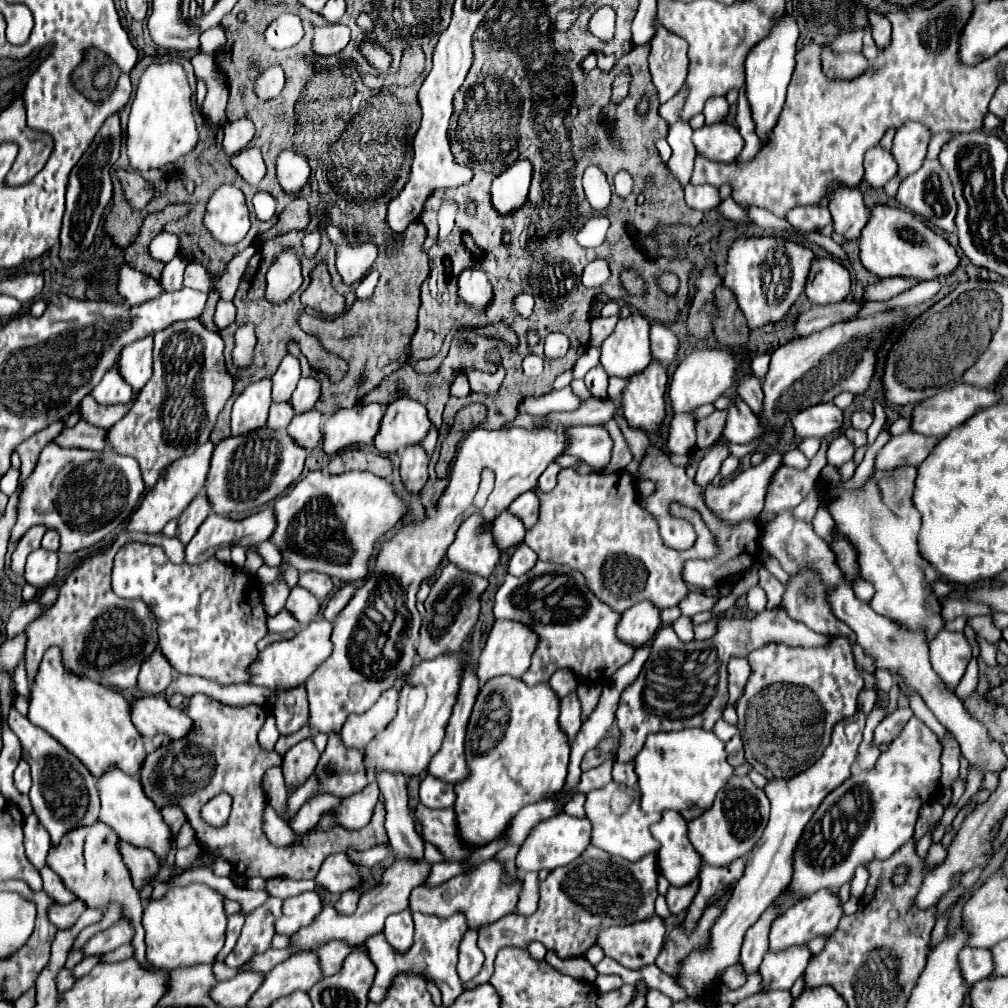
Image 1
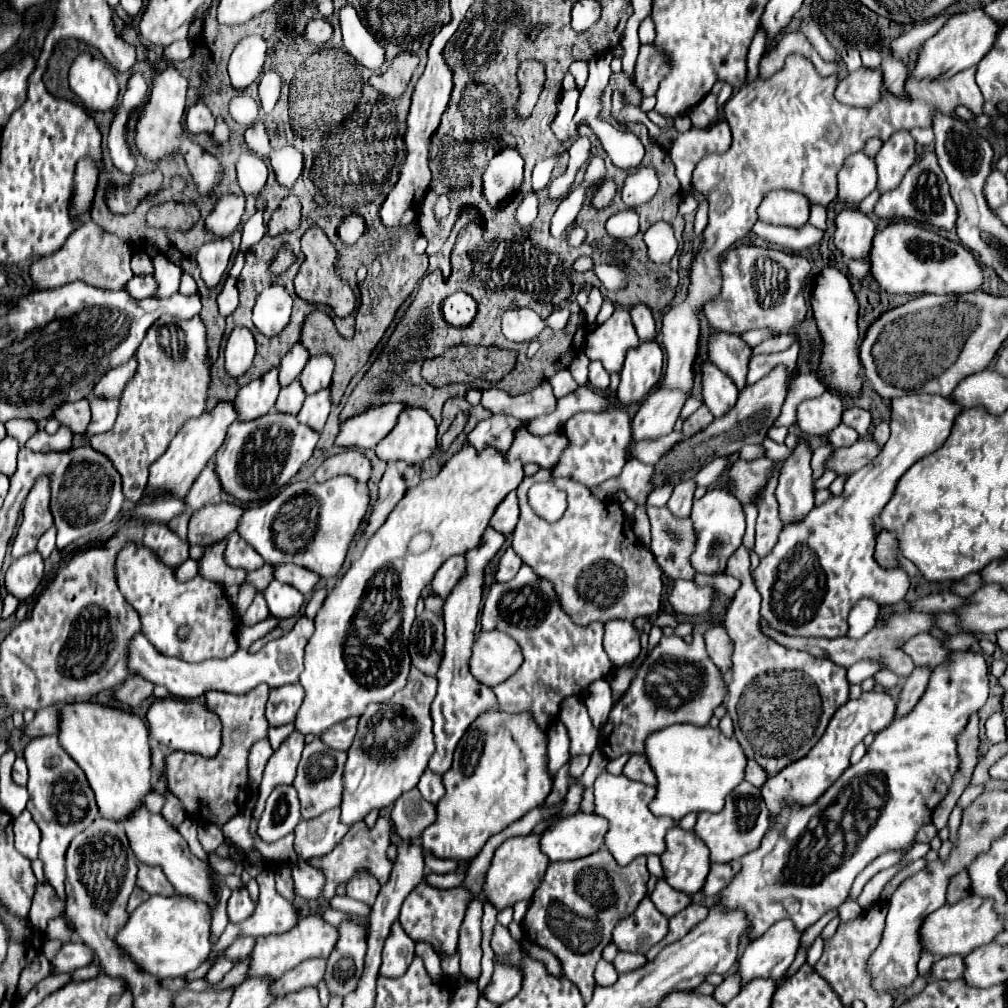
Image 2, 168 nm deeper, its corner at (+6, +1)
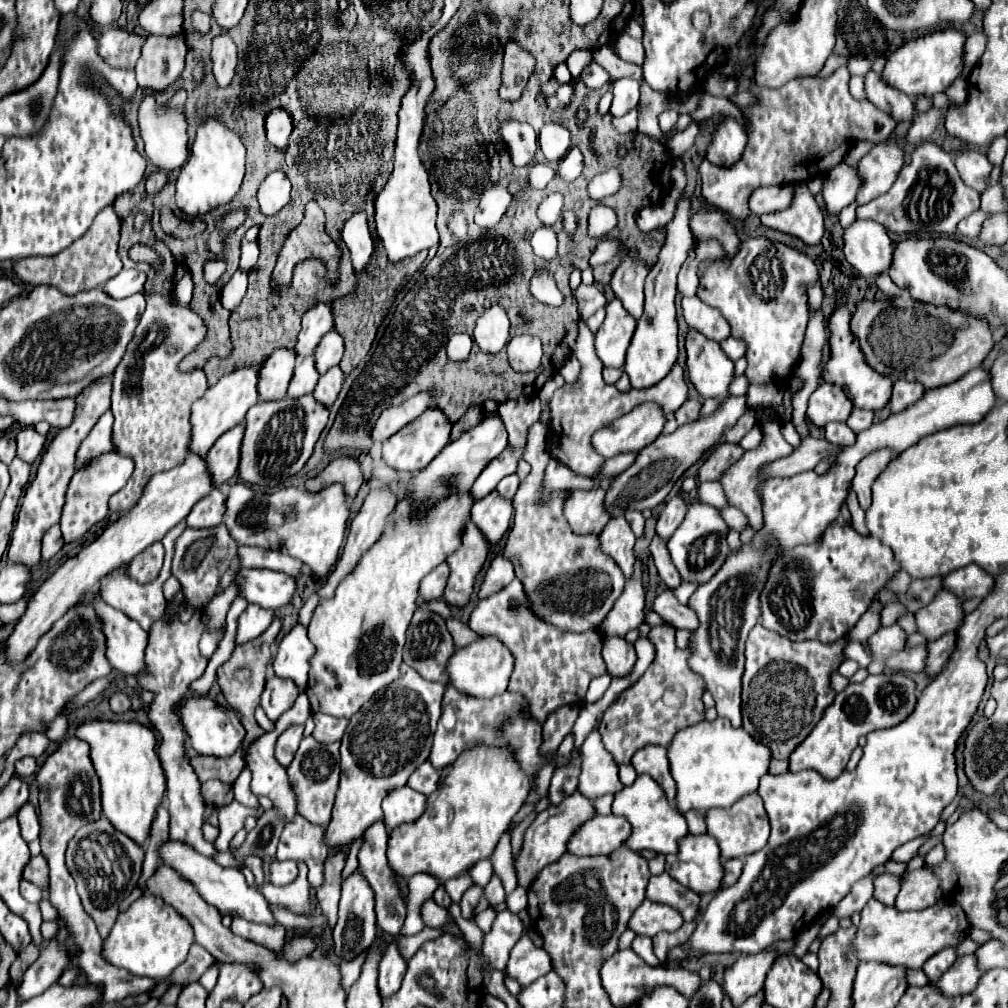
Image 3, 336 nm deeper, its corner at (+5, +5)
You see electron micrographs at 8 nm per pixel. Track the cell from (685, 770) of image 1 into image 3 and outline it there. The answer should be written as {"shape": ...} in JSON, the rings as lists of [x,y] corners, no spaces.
{"shape":[[[728,719],[702,721],[692,727],[680,729],[670,745],[668,763],[672,779],[676,781],[676,803],[680,813],[690,809],[708,811],[712,807],[730,807],[740,797],[758,789],[758,781],[768,771],[768,747],[756,743],[742,727],[734,729]]]}

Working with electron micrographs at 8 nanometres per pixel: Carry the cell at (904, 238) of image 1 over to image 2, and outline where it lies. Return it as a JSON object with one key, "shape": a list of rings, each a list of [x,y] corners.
{"shape":[[[899,221],[877,231],[873,249],[869,255],[871,275],[887,293],[897,295],[923,295],[923,293],[969,293],[981,291],[983,269],[975,261],[973,253],[959,243],[951,243],[935,231],[923,229],[917,223]]]}

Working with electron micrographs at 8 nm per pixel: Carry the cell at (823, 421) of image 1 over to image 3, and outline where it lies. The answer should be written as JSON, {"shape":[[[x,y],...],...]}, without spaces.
{"shape":[[[822,383],[808,399],[806,417],[816,427],[824,427],[830,421],[846,421],[852,411],[852,401],[844,395],[842,387]]]}

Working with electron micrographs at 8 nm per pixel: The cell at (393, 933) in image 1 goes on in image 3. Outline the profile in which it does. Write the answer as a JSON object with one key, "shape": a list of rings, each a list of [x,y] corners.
{"shape":[[[390,941],[384,949],[380,969],[378,969],[378,989],[382,997],[388,997],[400,989],[404,971],[408,967],[408,959],[400,953],[400,947],[396,941]]]}

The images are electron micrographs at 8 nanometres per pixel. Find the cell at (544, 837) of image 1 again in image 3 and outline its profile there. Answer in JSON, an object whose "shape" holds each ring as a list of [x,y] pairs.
{"shape":[[[594,815],[574,831],[566,849],[572,855],[608,855],[622,847],[628,835],[630,823],[624,817]]]}

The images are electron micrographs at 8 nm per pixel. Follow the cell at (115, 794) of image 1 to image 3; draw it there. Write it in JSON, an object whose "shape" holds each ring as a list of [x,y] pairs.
{"shape":[[[166,839],[160,845],[158,857],[160,857],[160,861],[164,865],[172,867],[186,881],[190,881],[196,887],[196,891],[200,893],[200,897],[206,903],[214,905],[220,911],[220,915],[240,917],[240,919],[248,919],[248,921],[256,921],[256,923],[276,923],[276,919],[272,917],[272,913],[268,909],[268,901],[254,887],[246,885],[242,871],[236,871],[236,869],[230,869],[230,867],[222,867],[214,859],[204,857],[198,851],[194,851],[192,845],[182,843],[182,841],[172,841],[172,839]]]}

